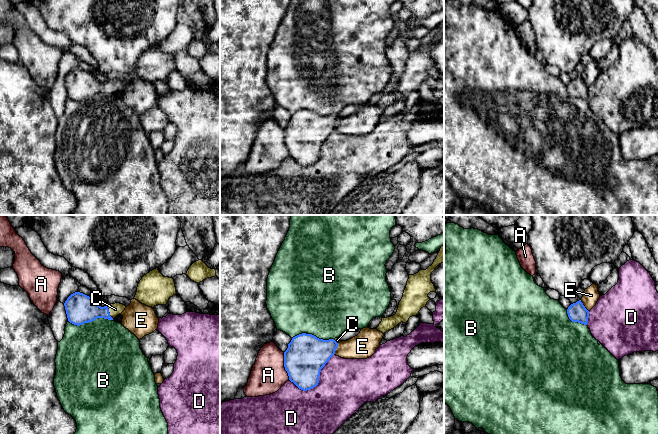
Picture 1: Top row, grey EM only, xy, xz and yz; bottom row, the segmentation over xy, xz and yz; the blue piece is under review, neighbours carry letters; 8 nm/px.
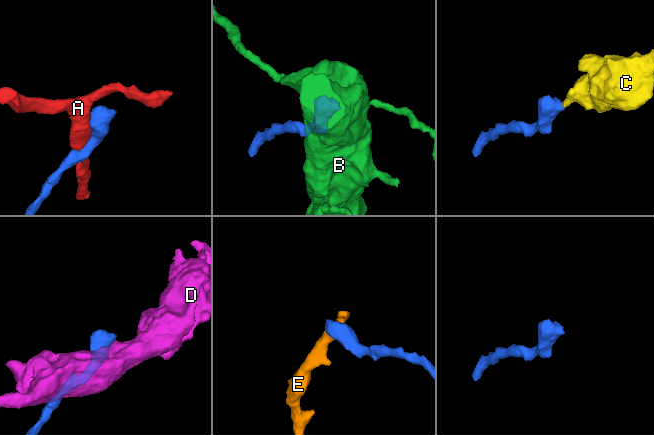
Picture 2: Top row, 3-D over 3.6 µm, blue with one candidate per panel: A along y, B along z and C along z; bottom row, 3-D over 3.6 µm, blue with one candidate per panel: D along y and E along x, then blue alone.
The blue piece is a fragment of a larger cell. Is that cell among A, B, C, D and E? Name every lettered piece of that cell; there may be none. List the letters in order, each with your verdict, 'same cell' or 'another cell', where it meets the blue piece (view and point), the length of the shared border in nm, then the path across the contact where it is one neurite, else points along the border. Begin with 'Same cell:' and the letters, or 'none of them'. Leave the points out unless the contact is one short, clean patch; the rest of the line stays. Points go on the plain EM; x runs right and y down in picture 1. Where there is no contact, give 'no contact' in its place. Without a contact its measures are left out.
Same cell: C
A: another cell | xz (284, 142) | 220 nm
B: another cell | xy (90, 97) | 360 nm
C: same cell | xy (108, 88) | 120 nm | across xy (80, 84), (108, 88), (115, 85)
D: another cell | xz (318, 158) | 420 nm
E: another cell | xz (335, 125) | 100 nm | along xz (338, 119), (333, 130)

